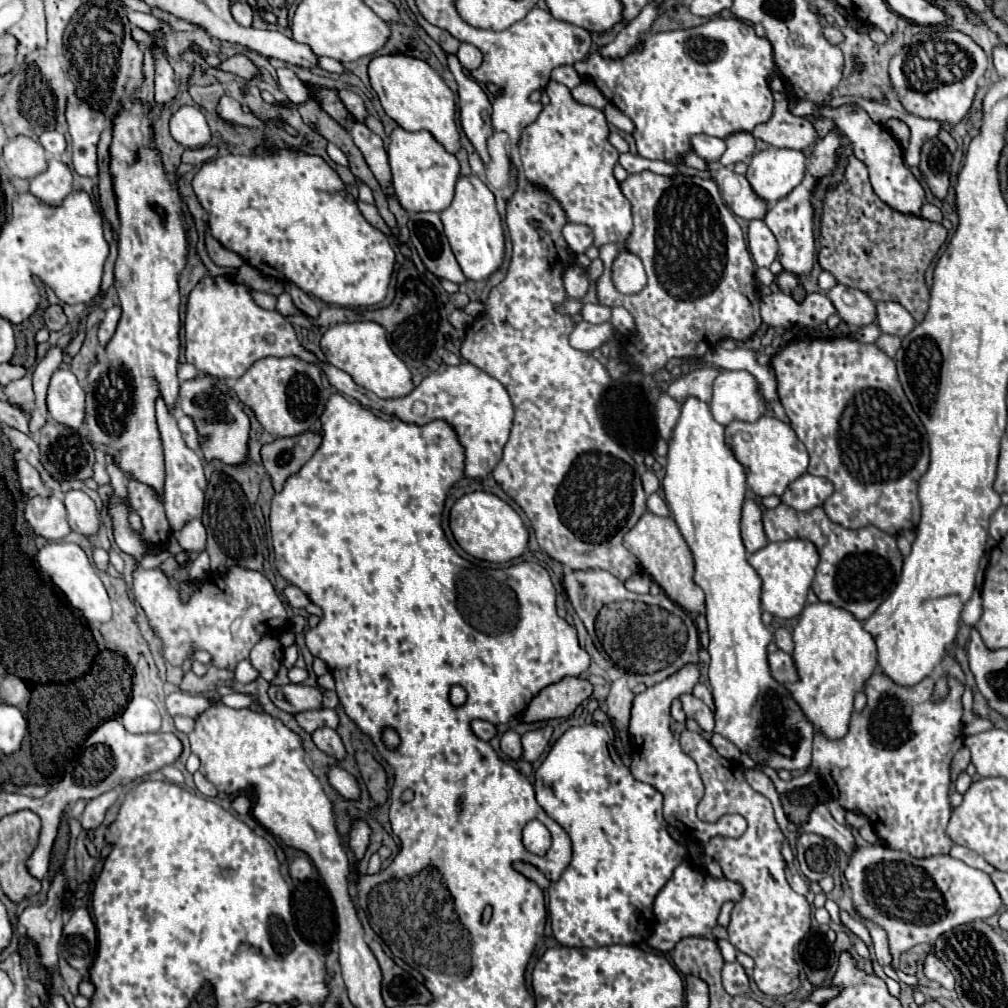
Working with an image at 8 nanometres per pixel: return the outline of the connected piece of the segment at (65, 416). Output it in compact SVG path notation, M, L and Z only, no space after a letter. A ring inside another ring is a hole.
M57 370L48 386L46 404L49 417L59 424L81 426L83 424L83 388L71 370Z

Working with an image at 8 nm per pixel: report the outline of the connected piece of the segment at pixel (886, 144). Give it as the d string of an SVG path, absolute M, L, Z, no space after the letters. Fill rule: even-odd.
M801 100L791 112L799 114L799 116L823 116L835 122L835 126L843 132L843 136L849 140L853 154L867 166L869 170L869 182L873 186L873 192L893 210L901 212L901 214L911 214L911 216L921 216L921 206L925 202L925 190L923 186L917 182L917 178L913 176L913 172L909 170L905 156L903 156L903 148L901 144L893 138L891 132L885 130L885 126L873 122L869 118L869 114L857 106L857 104L841 104L841 106L823 106L823 104L815 104L811 100Z

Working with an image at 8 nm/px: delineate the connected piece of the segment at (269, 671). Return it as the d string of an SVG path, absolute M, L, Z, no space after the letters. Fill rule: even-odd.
M263 636L249 654L249 662L267 682L271 682L277 670L281 668L281 658L283 658L283 646L275 636Z

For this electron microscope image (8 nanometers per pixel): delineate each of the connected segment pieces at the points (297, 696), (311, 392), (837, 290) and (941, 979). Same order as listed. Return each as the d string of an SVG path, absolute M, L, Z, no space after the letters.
M271 684L267 694L277 708L281 708L289 714L317 710L317 708L321 708L321 698L323 698L319 688L311 688L305 684L287 684L287 686Z
M261 358L233 382L233 388L239 400L243 400L243 404L257 414L261 426L275 438L295 436L313 428L315 420L323 412L321 372L313 364L299 358Z
M837 284L827 292L829 300L837 308L837 314L841 320L845 320L851 326L867 326L877 320L877 310L875 306L863 306L863 292L847 288L843 284Z
M927 952L927 954L923 956L923 974L925 974L929 980L939 982L943 988L953 990L953 984L955 984L953 974L949 972L949 968L947 968L933 952Z

